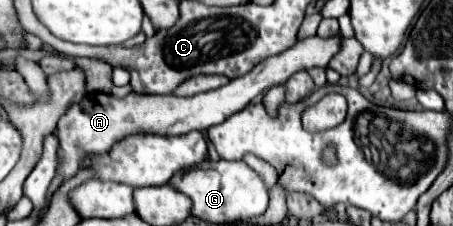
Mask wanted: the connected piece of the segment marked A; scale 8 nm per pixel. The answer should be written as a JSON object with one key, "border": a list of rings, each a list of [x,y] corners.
{"border":[[[340,34],[332,36],[332,38],[320,38],[320,36],[304,38],[304,40],[296,42],[292,48],[288,48],[286,52],[260,62],[260,66],[256,66],[246,76],[234,78],[222,88],[216,88],[216,90],[210,90],[204,94],[196,94],[196,96],[188,96],[188,98],[180,98],[180,96],[172,96],[172,94],[142,96],[142,94],[130,92],[126,98],[118,100],[118,98],[112,98],[110,94],[102,94],[102,92],[88,94],[80,104],[70,106],[70,110],[58,120],[58,140],[60,140],[58,156],[60,158],[58,158],[56,172],[62,174],[64,180],[76,176],[76,172],[82,168],[82,164],[88,156],[108,152],[114,146],[114,142],[122,140],[124,136],[136,134],[136,132],[180,136],[180,134],[188,134],[192,130],[202,132],[210,126],[216,126],[216,124],[224,122],[230,114],[246,108],[258,94],[266,92],[272,86],[286,82],[294,72],[314,68],[314,66],[326,68],[328,60],[340,48],[340,38],[342,38]]]}

